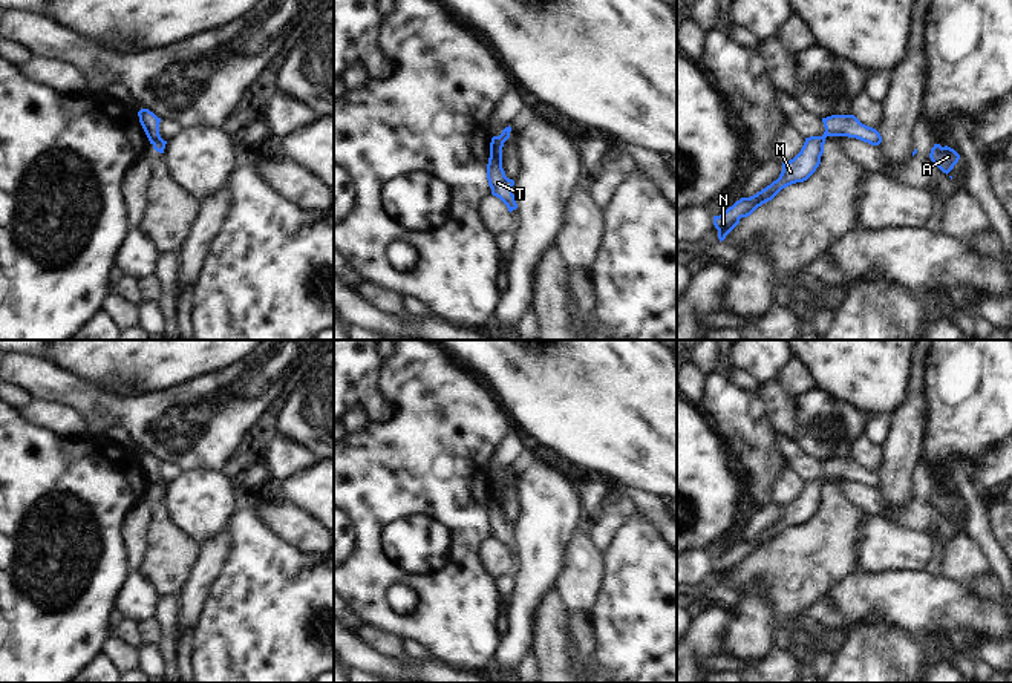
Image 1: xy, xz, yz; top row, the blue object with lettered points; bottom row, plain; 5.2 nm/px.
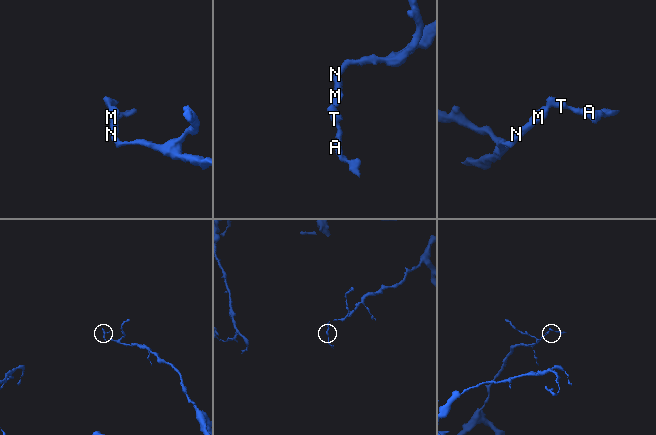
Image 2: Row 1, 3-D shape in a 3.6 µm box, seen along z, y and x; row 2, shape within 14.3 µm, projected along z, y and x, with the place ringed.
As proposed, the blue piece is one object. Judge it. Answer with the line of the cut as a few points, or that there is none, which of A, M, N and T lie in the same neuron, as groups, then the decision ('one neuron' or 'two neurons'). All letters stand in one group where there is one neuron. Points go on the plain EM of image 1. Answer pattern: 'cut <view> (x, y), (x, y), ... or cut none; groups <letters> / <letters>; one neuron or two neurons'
cut none; groups A M N T; one neuron

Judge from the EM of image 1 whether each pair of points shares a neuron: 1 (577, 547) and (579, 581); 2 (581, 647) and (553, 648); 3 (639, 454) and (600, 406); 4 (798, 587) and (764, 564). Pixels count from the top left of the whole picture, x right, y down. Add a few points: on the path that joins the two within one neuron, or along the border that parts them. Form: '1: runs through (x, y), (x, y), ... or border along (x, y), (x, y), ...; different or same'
1: runs through (579, 555), (579, 573); same
2: border along (567, 611), (573, 666); different
3: runs through (636, 441), (613, 418); same
4: runs through (790, 579), (776, 565), (772, 565); same

